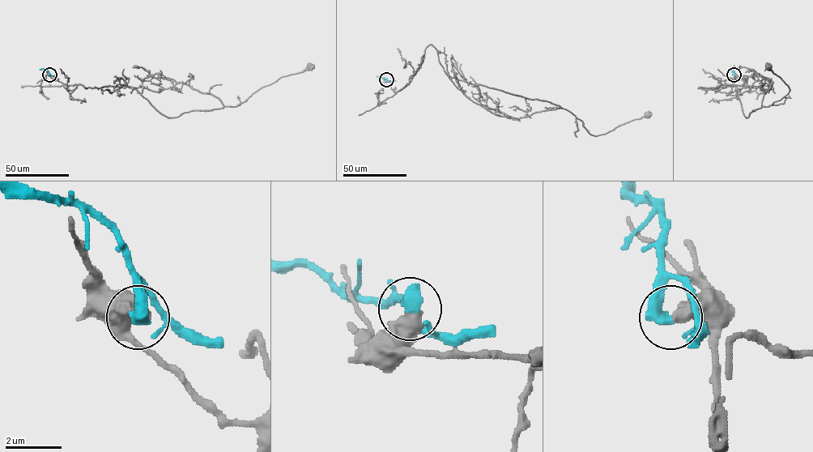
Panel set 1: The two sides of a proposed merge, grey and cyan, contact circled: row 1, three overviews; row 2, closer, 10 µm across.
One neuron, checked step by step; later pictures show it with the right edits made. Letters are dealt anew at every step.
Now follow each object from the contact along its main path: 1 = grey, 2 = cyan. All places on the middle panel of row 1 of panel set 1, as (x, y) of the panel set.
1: (386, 79), (393, 82), (394, 92), (402, 90), (432, 44), (449, 76), (559, 105), (594, 135), (648, 115)
2: (386, 79), (376, 76)

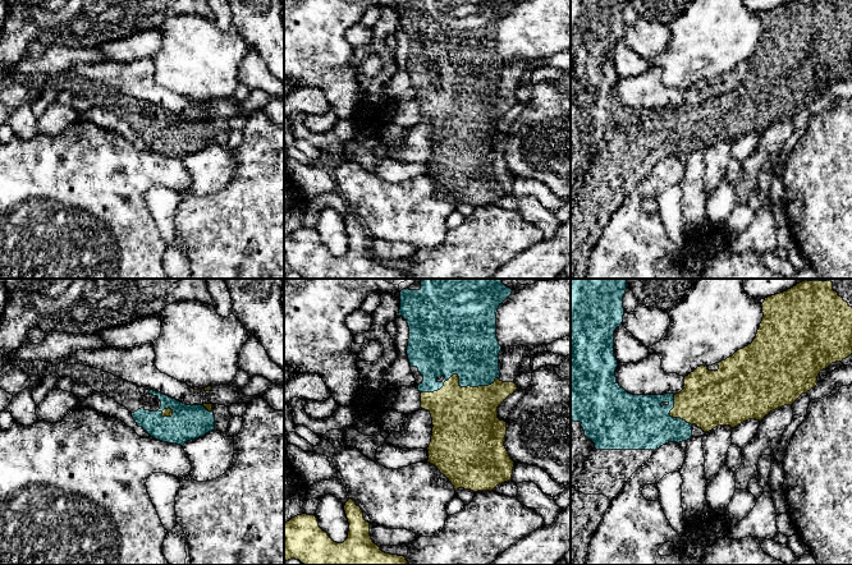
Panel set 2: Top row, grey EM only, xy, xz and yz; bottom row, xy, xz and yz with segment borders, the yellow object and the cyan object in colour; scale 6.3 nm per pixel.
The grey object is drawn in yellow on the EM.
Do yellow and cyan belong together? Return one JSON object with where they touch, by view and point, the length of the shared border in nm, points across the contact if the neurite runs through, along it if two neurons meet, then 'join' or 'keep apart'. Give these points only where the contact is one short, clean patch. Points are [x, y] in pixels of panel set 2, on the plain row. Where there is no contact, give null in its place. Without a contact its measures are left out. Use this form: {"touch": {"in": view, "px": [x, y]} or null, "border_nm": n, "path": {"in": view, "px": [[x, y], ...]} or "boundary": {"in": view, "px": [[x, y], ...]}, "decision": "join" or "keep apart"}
{"touch": {"in": "xz", "px": [458, 95]}, "border_nm": 500, "decision": "join"}

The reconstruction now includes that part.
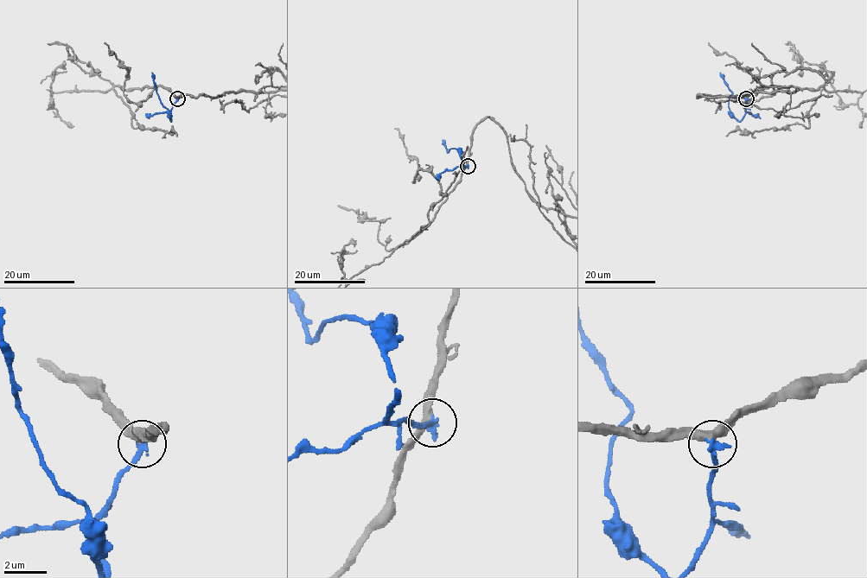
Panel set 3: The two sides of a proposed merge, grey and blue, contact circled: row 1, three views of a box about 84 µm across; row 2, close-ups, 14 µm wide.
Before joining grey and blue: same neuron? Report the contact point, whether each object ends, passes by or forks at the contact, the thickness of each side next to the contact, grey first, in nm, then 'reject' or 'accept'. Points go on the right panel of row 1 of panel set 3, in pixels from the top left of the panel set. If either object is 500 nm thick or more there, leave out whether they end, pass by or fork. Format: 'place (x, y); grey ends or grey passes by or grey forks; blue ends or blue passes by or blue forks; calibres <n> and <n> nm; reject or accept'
place (746, 98); grey passes by; blue ends; calibres 320 and 320 nm; accept

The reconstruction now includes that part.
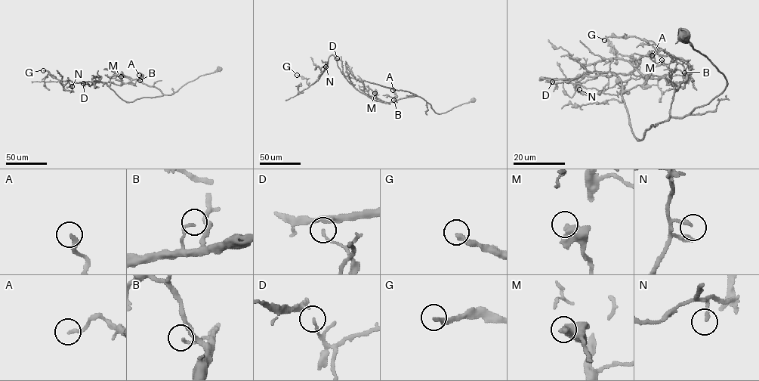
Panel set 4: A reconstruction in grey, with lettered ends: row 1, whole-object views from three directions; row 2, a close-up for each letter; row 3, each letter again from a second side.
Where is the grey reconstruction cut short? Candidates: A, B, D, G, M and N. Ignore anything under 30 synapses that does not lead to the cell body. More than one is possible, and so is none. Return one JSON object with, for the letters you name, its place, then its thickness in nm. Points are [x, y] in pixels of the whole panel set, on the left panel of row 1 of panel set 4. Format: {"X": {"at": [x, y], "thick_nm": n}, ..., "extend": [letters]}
{"extend": []}

